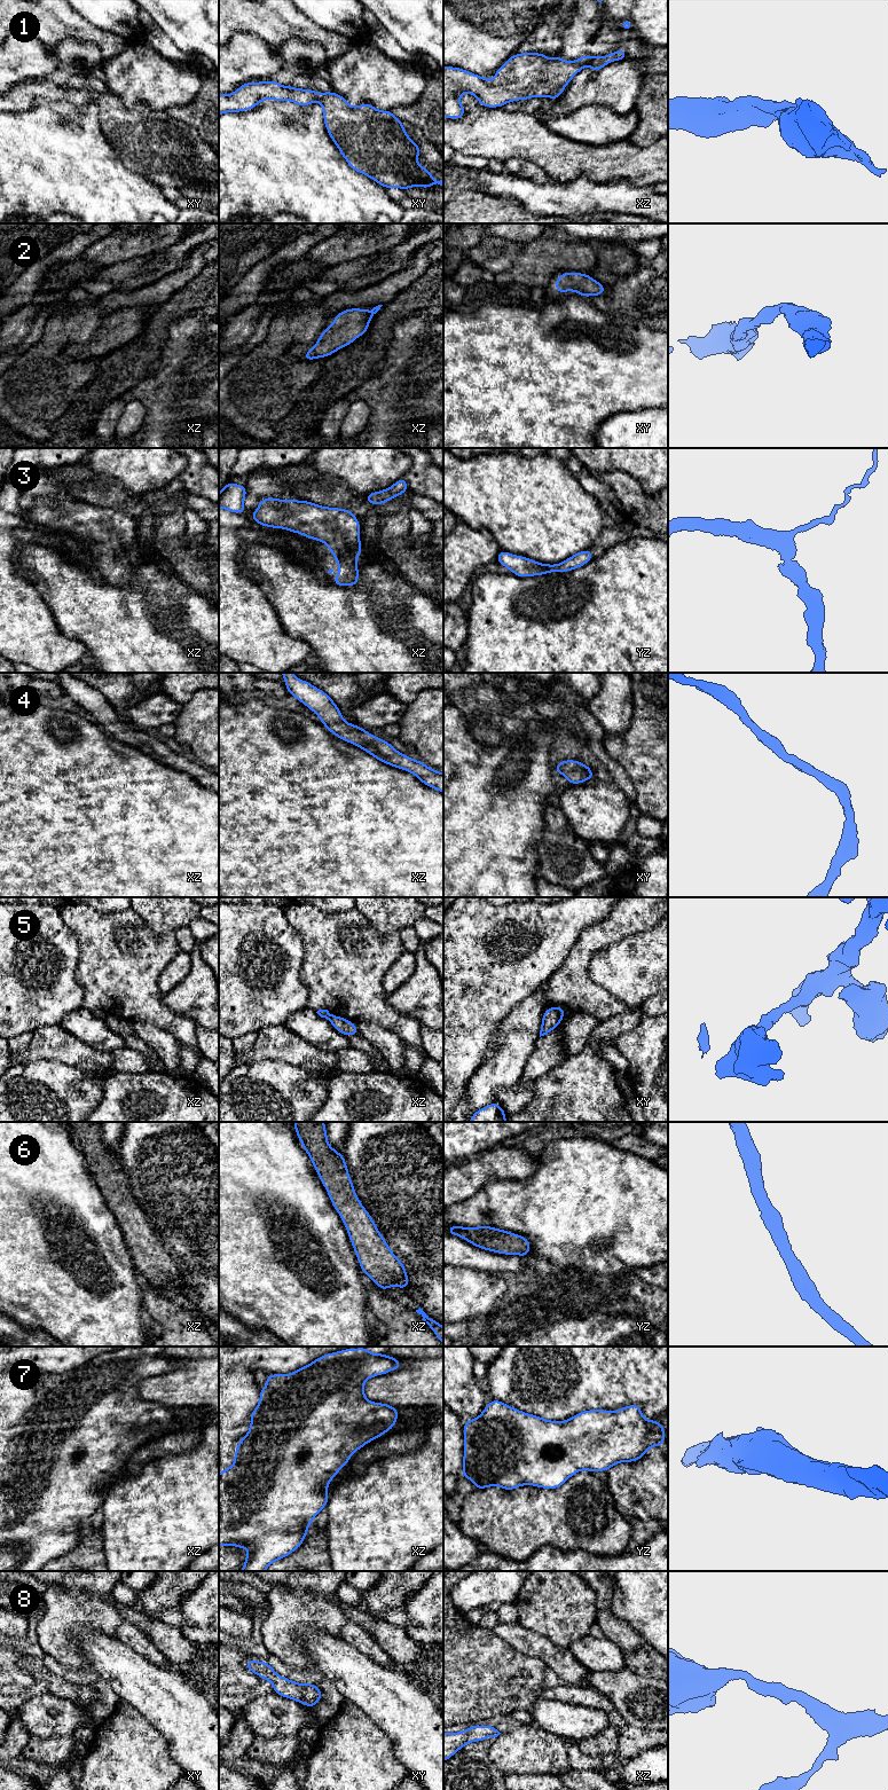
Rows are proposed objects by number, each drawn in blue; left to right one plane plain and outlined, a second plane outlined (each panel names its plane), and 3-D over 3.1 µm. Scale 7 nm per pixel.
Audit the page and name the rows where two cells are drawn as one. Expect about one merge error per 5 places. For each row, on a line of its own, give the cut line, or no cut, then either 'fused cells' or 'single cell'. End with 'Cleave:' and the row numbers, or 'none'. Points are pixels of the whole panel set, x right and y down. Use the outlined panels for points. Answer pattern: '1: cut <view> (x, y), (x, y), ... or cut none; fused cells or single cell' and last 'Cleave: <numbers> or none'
1: cut none; single cell
2: cut none; single cell
3: cut none; single cell
4: cut none; single cell
5: cut xz (332, 1015), (329, 1020); fused cells
6: cut none; single cell
7: cut none; single cell
8: cut none; single cell
Cleave: 5

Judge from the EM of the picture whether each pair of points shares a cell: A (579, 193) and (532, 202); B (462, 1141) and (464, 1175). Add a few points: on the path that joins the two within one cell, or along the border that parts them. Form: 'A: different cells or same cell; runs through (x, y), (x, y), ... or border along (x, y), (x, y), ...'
A: same cell; runs through (567, 198), (543, 199)
B: different cells; border along (490, 1148), (465, 1159)

